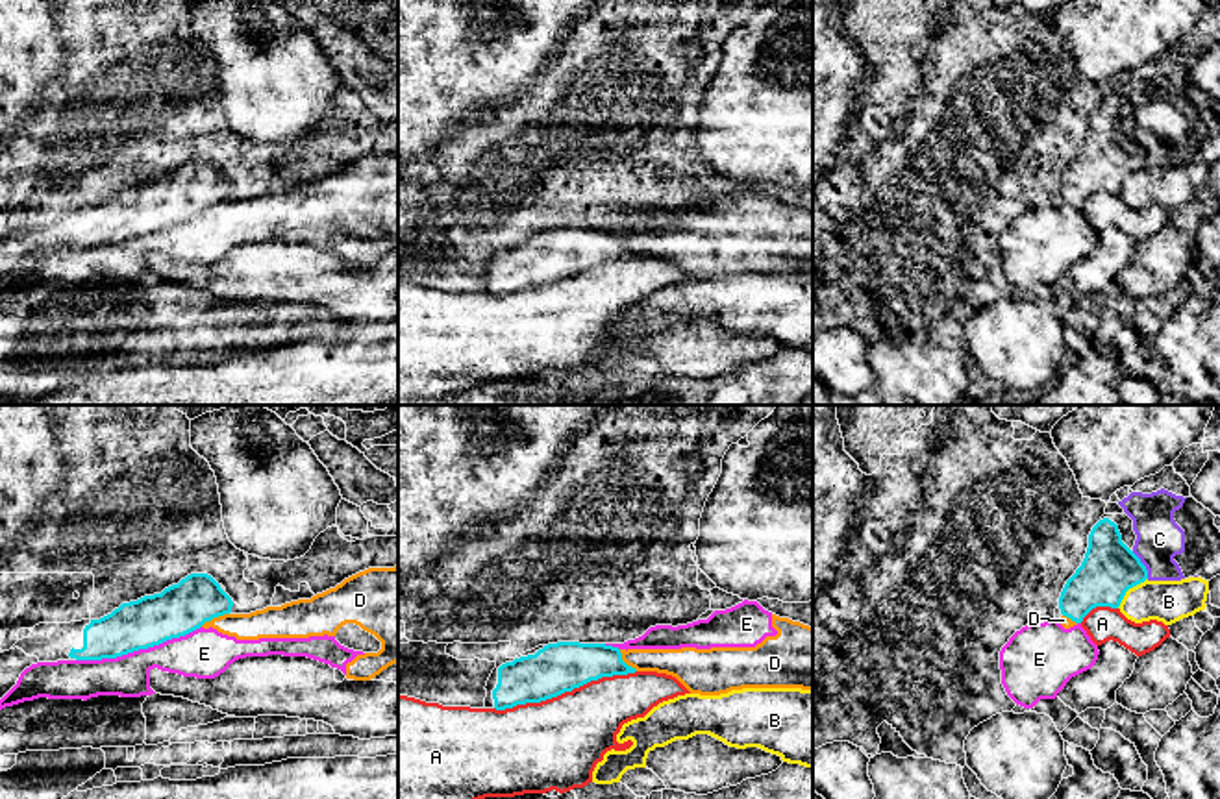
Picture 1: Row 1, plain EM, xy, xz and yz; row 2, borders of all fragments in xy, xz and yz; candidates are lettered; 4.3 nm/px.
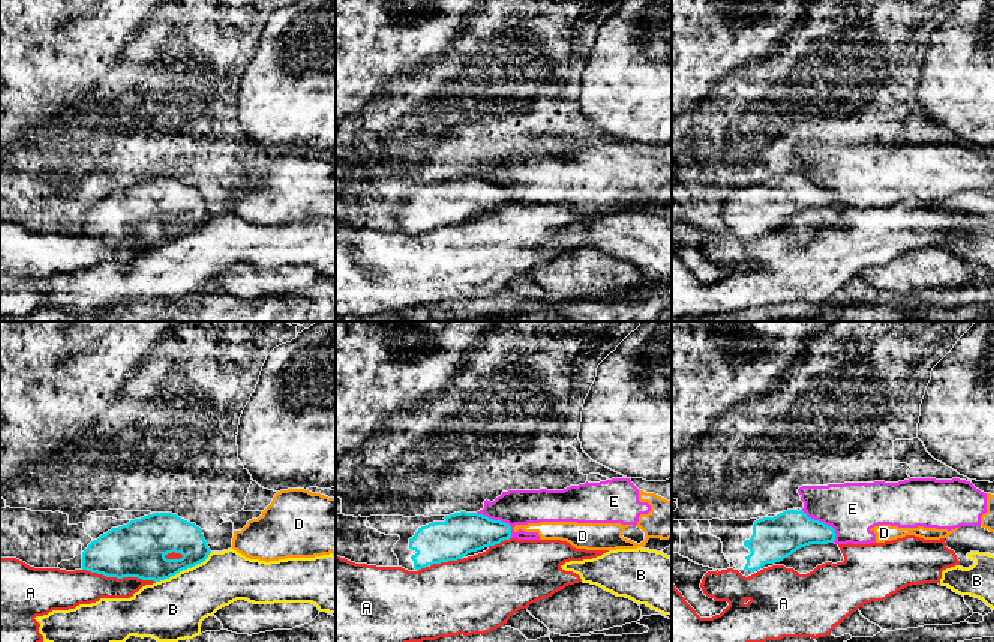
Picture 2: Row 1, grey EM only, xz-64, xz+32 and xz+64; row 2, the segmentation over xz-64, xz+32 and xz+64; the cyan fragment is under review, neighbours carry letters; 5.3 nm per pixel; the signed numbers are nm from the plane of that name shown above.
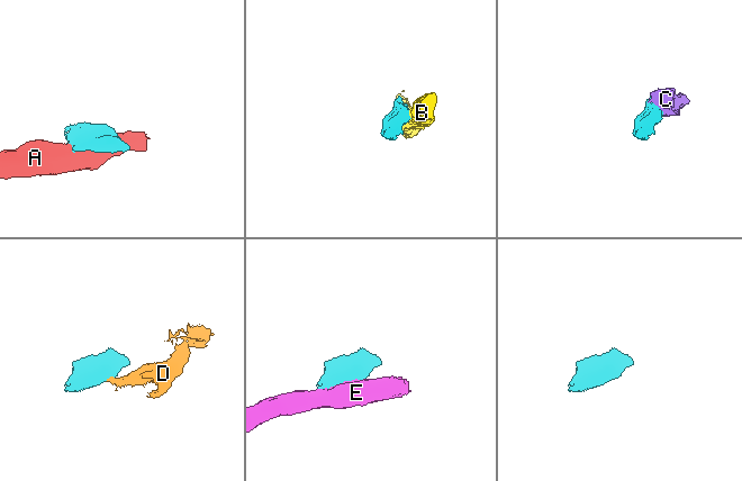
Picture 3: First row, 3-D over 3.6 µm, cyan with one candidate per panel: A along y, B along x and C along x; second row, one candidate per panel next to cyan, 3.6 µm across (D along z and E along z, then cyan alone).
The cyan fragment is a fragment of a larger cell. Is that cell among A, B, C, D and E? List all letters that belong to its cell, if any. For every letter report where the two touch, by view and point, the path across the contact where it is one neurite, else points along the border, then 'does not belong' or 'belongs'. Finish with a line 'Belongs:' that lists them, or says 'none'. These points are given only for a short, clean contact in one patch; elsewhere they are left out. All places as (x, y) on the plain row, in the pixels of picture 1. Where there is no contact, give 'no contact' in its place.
A: meets cyan in xz at (565, 276); does not belong
B: meets cyan in yz at (1128, 174); does not belong
C: meets cyan in yz at (1143, 150); belongs
D: meets cyan in xy at (213, 202); border along xy (228, 198), (200, 211); does not belong
E: meets cyan in xy at (137, 235); does not belong
Belongs: C

